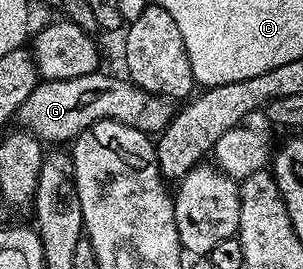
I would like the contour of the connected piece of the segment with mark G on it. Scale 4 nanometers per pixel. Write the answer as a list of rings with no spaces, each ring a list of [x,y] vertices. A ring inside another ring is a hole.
[[[103,74],[73,77],[65,81],[40,81],[33,93],[25,97],[18,111],[17,119],[23,122],[20,123],[22,130],[31,132],[44,144],[63,145],[66,139],[67,142],[74,141],[85,129],[103,119],[112,119],[148,133],[158,133],[167,128],[177,110],[172,100],[149,93],[126,77],[114,79],[111,75]]]

